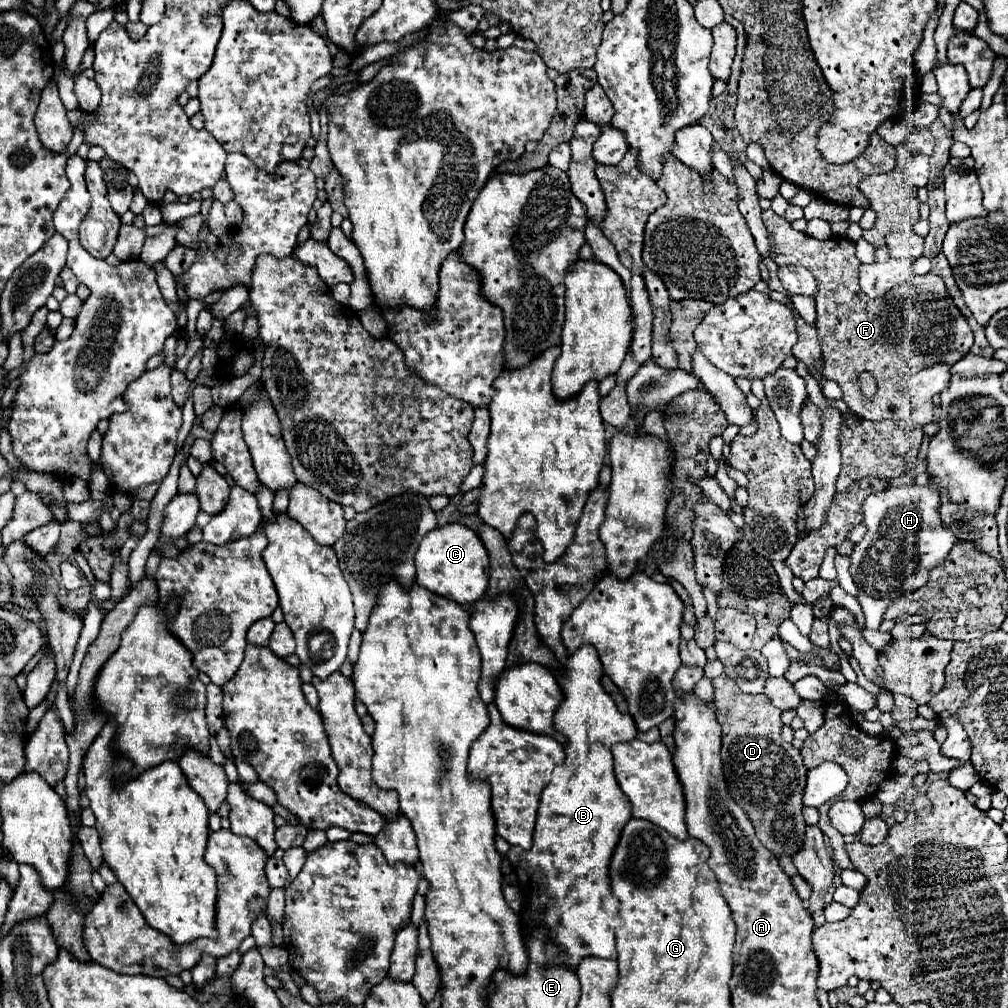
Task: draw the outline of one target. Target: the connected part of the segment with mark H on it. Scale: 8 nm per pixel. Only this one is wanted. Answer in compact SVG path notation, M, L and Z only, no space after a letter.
M914 483L872 493L864 503L864 525L868 533L850 555L850 575L860 591L858 603L866 615L866 627L878 629L892 601L928 583L930 573L944 563L956 543L956 535L944 529L938 491L930 485L918 487Z

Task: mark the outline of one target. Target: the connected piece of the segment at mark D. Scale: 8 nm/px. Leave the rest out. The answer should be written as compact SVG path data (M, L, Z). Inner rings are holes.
M728 675L712 679L716 719L722 727L722 771L732 799L746 811L758 839L776 857L794 855L804 845L806 821L802 817L802 795L806 765L798 749L780 737L780 709L766 695L740 693ZM776 821L776 837L774 837Z

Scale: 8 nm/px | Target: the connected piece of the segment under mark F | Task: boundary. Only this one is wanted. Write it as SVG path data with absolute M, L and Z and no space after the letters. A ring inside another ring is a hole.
M762 211L762 219L770 235L776 239L776 255L772 255L772 259L778 265L802 265L810 269L818 283L818 293L814 299L818 309L816 329L824 361L822 375L840 383L844 401L856 415L870 421L896 419L896 411L904 405L898 391L898 383L904 377L904 367L906 375L914 375L920 369L938 363L954 365L970 351L974 335L956 305L952 311L934 309L936 305L944 307L944 301L948 301L946 297L920 297L912 291L892 289L886 295L872 299L862 293L858 285L860 261L856 259L854 241L848 237L818 241L806 233L794 231L790 221L774 211ZM862 371L870 371L878 383L878 391L870 401L860 399L858 375Z

